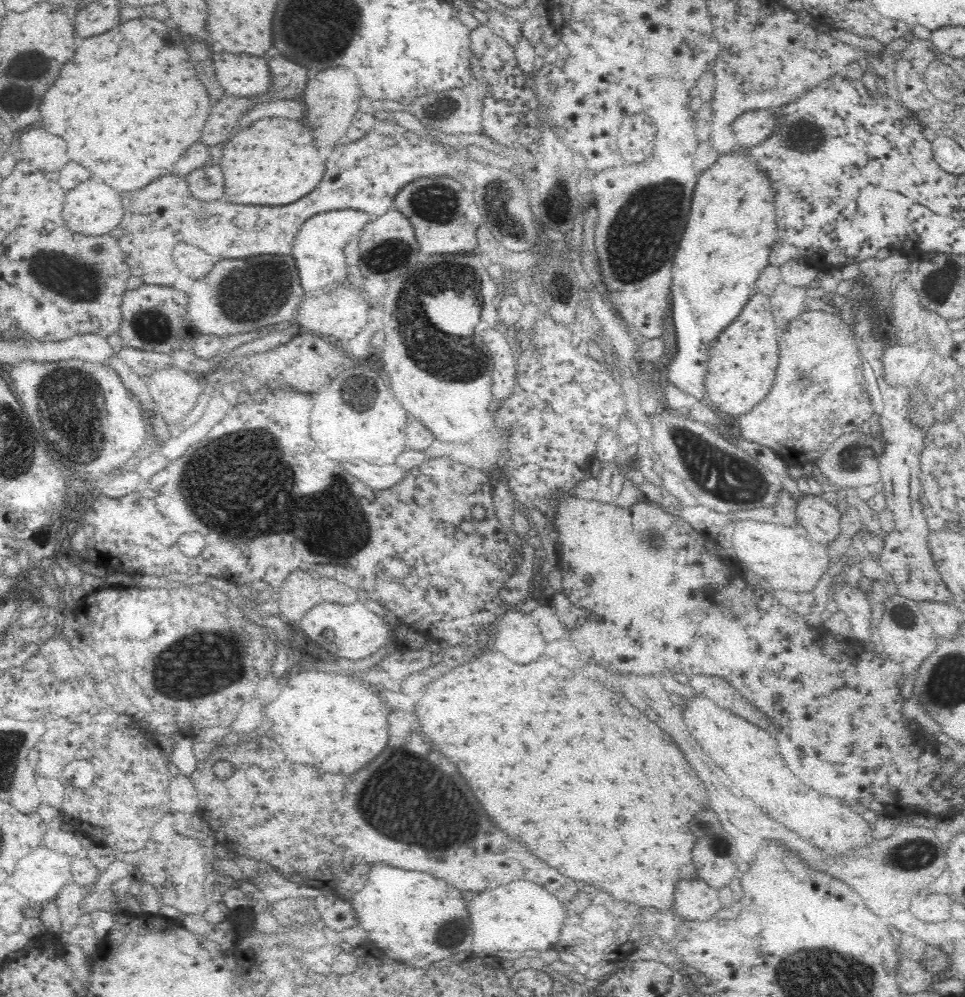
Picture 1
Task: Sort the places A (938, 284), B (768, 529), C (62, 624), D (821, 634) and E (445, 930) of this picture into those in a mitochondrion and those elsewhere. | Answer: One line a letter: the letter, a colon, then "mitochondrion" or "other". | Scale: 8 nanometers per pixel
A: mitochondrion
B: other
C: other
D: other
E: mitochondrion

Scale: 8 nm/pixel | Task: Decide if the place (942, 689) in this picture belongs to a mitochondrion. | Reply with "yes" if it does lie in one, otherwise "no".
yes

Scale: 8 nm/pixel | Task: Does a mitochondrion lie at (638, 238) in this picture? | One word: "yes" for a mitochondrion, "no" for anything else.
yes

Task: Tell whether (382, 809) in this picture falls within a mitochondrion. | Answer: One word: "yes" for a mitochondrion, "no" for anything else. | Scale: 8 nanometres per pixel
yes

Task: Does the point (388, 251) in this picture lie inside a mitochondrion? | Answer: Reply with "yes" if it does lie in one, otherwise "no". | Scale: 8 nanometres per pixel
yes

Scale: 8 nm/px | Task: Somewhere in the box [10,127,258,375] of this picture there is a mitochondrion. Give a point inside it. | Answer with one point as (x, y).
(82, 279)

